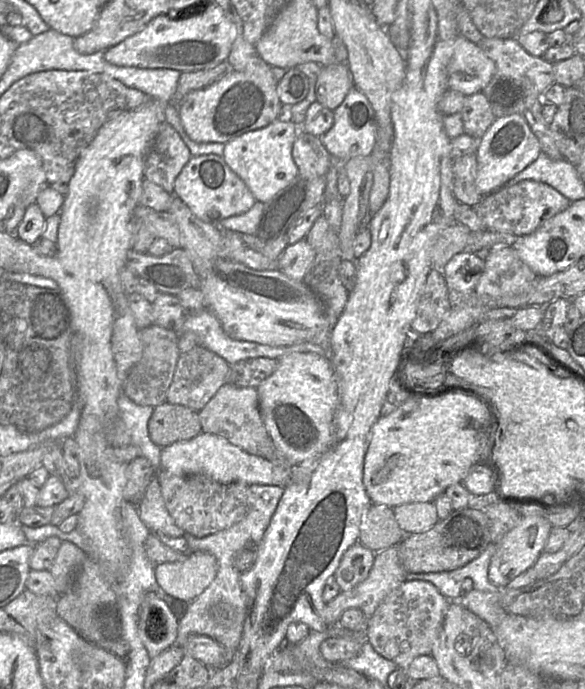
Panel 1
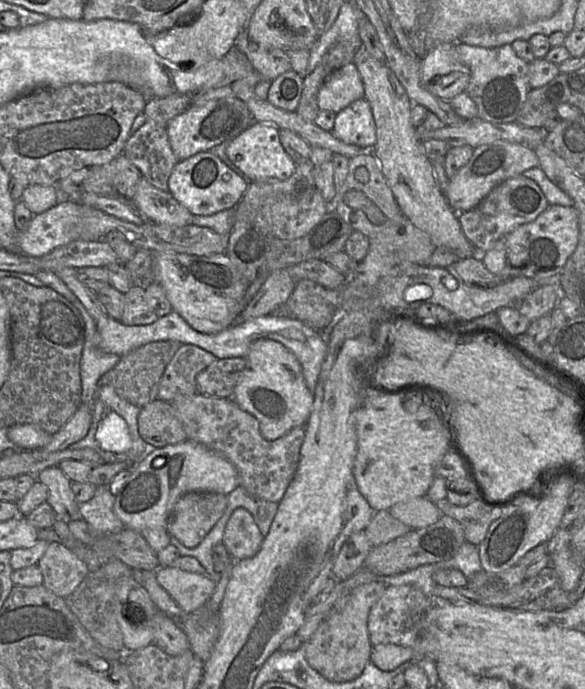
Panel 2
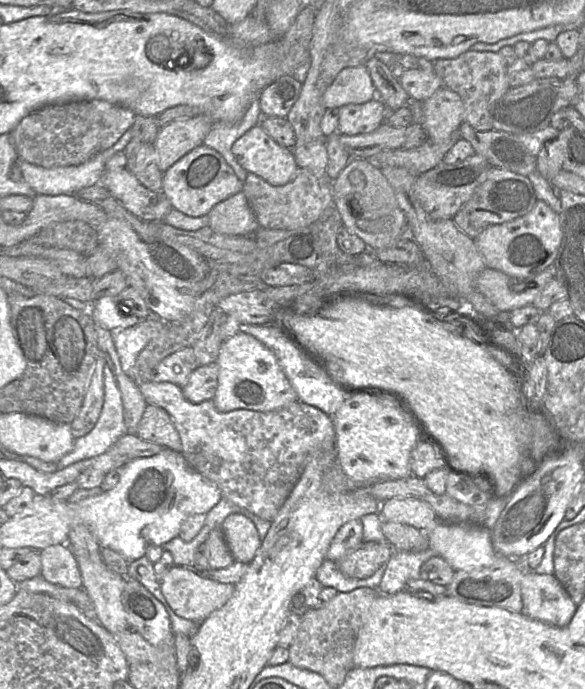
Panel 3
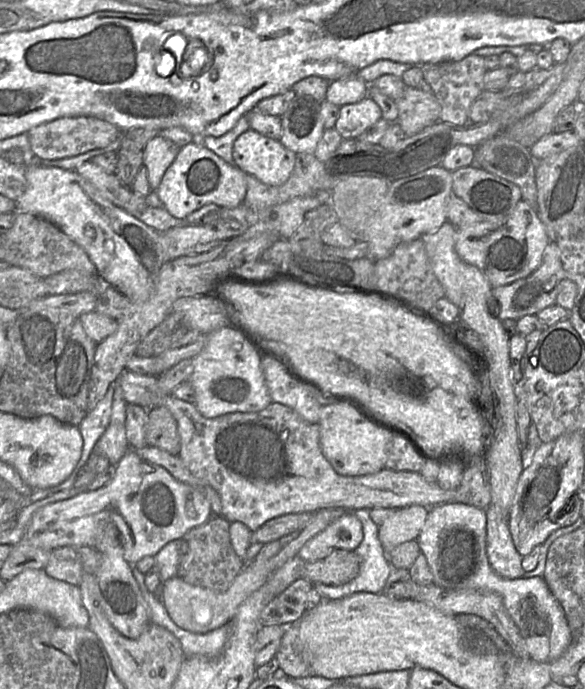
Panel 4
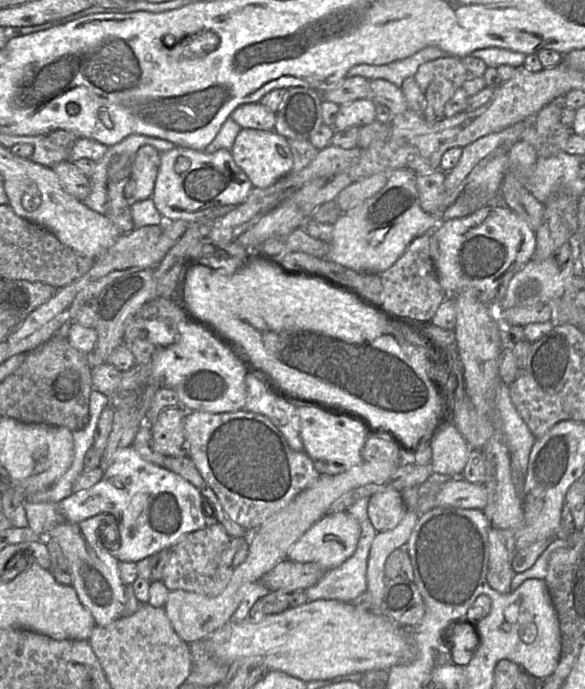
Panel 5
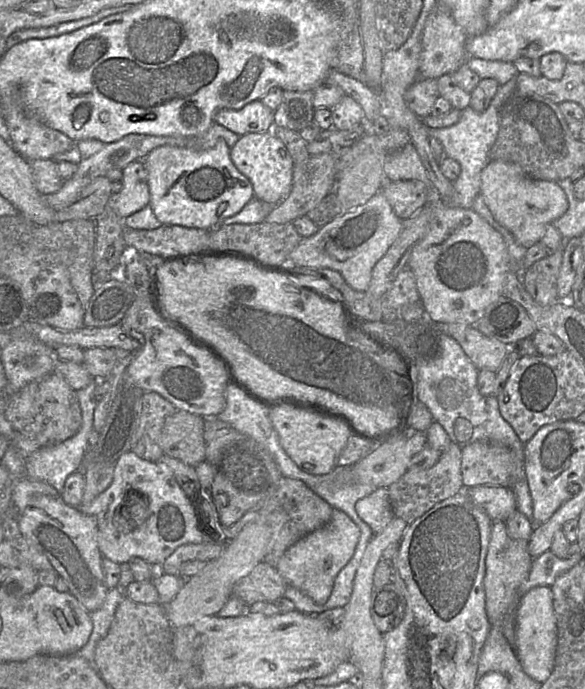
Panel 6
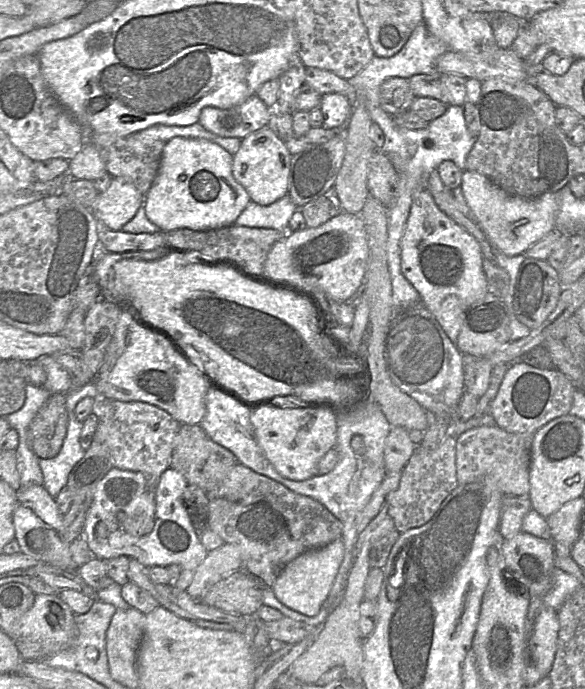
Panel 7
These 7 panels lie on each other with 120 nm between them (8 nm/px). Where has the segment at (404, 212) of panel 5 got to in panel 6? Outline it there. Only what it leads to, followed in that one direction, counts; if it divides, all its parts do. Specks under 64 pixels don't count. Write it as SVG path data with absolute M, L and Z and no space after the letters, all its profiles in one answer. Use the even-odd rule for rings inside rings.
M381 191L367 202L334 218L310 237L304 237L289 255L286 265L330 268L339 272L356 291L366 291L375 264L384 256L397 238L402 220L394 213Z

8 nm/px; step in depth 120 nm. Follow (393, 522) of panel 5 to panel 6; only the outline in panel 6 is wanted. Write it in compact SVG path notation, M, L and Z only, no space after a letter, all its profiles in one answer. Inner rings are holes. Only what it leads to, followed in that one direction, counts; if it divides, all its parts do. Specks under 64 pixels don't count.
M376 488L356 504L359 516L372 528L373 535L380 533L395 517L387 488Z

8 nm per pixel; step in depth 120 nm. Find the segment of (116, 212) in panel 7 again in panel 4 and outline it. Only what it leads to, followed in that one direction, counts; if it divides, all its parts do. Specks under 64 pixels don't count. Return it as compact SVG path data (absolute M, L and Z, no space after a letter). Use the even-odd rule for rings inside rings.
M156 136L143 148L143 166L147 170L148 181L152 190L156 190L165 171L176 158L179 148L172 141Z

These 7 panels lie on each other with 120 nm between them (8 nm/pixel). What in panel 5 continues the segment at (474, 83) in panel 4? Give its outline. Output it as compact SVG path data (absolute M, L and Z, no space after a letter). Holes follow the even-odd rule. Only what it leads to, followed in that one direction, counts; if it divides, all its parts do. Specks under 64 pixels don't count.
M454 56L419 66L415 79L425 95L424 116L443 119L446 102L461 88L468 76L462 60Z

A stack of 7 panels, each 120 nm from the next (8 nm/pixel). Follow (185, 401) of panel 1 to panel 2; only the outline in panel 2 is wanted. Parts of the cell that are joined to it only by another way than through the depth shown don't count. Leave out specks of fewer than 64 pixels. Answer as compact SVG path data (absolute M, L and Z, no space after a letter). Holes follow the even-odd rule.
M181 344L166 366L159 384L158 398L171 402L180 395L197 393L196 378L218 358L192 344Z

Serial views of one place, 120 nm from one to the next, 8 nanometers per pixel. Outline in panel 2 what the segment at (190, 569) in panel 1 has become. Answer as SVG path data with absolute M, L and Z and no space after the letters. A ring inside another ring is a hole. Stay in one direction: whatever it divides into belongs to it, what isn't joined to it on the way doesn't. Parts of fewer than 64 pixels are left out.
M159 567L155 573L158 584L184 613L202 607L216 587L207 574L188 572L177 567Z

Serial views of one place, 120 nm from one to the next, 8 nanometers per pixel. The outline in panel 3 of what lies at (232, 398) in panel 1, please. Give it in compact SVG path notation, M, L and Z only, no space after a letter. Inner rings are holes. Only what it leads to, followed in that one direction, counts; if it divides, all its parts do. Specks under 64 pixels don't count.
M147 381L138 387L147 404L161 407L170 415L182 442L182 454L189 466L213 482L223 498L271 522L299 480L309 457L317 450L333 451L334 448L332 417L298 400L270 412L246 409L221 412L212 399L200 403L188 401L182 388L172 382Z

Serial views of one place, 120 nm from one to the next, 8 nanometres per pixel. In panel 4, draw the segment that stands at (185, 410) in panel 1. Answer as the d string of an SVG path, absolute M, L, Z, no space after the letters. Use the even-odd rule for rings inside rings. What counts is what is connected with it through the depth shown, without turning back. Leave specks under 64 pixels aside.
M163 406L147 409L147 444L178 455L180 452L180 435L172 413Z

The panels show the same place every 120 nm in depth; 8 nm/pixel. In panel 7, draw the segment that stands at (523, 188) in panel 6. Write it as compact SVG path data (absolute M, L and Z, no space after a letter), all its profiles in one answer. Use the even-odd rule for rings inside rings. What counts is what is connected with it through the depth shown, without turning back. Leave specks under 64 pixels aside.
M464 171L460 184L470 214L485 233L491 246L508 256L522 254L555 227L559 209L556 192L544 193L537 198L522 198L504 191L486 176Z

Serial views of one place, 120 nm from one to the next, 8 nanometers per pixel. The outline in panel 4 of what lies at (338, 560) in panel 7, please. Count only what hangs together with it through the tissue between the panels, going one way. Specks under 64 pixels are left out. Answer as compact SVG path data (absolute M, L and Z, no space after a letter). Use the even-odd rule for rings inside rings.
M345 512L323 531L308 540L297 557L314 562L327 557L335 550L355 550L363 539L363 526L353 512Z

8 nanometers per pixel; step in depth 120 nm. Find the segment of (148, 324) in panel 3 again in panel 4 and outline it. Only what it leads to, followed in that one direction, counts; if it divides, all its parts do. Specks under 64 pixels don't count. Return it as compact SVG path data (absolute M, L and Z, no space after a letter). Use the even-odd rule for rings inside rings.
M117 379L114 383L112 414L108 427L96 442L92 453L105 456L110 464L116 465L129 450L125 434L127 402Z

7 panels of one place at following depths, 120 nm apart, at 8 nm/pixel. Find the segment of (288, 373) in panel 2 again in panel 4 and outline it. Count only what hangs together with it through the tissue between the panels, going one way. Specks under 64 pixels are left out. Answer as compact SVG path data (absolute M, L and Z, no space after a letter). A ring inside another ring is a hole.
M226 326L207 333L206 337L204 348L193 359L193 372L189 378L195 391L198 411L207 418L213 418L233 412L258 412L270 405L272 400L261 367L261 351L253 347L238 331Z

